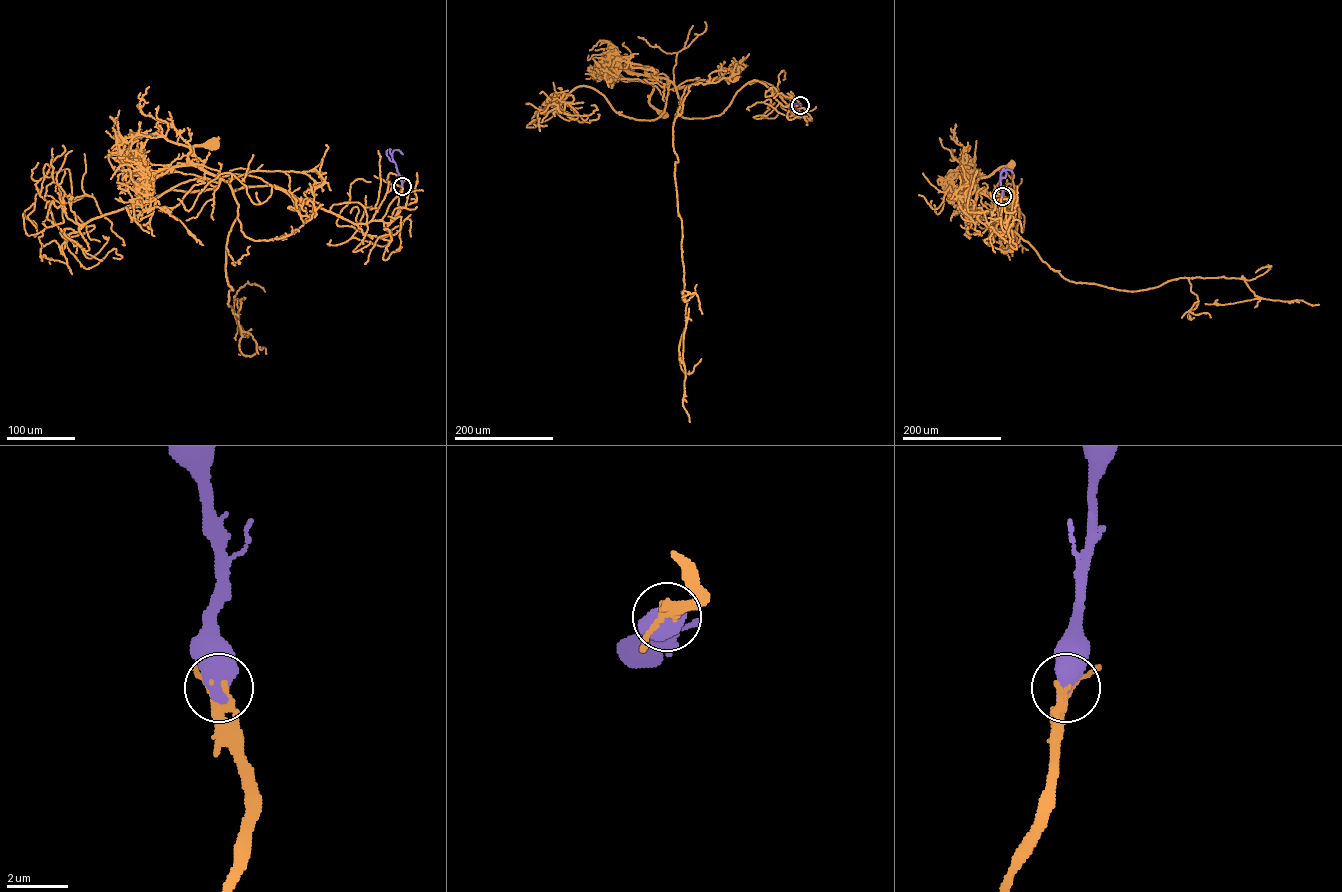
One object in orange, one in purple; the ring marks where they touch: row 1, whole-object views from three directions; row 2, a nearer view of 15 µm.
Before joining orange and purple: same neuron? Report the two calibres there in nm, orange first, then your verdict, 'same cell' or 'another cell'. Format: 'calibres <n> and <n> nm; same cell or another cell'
calibres 200 and 700 nm; same cell

